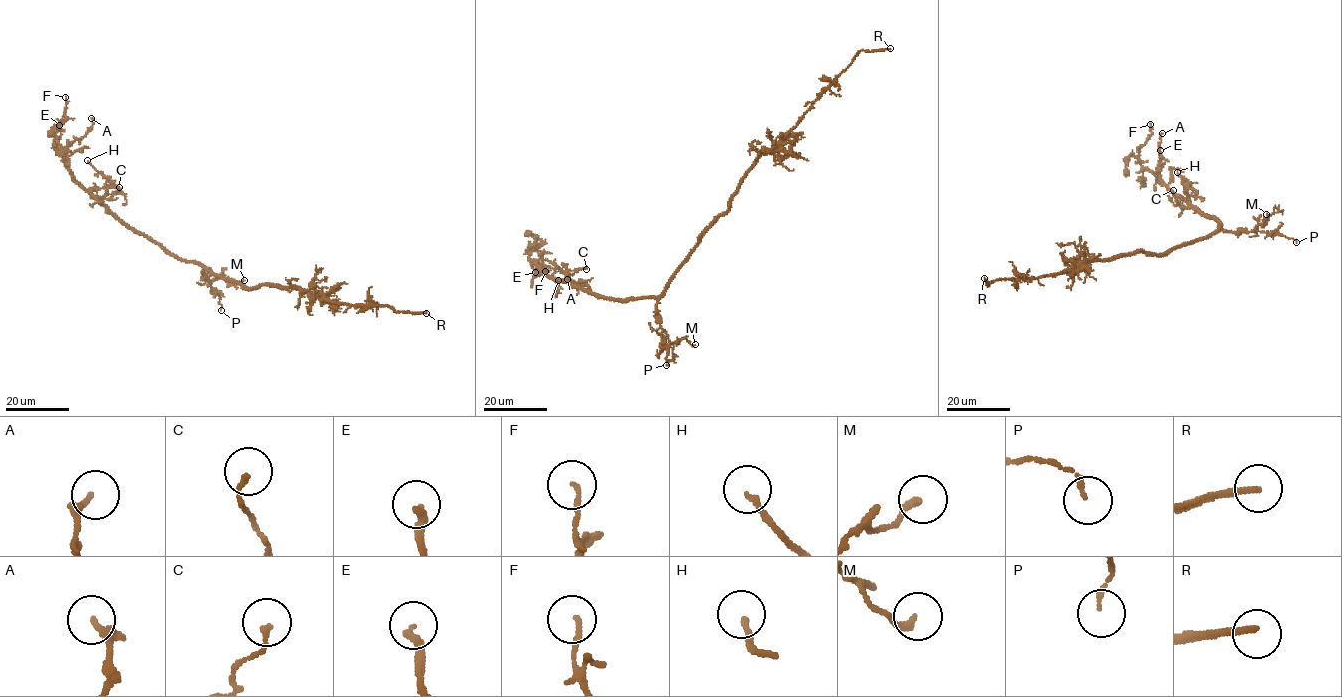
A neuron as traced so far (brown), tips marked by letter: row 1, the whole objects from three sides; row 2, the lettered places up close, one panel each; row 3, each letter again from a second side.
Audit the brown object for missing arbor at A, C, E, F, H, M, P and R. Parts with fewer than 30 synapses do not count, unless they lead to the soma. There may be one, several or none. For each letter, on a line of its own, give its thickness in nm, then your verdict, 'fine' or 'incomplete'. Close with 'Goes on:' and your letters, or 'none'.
A: 120 nm thick; fine
C: 150 nm thick; fine
E: 240 nm thick; fine
F: 130 nm thick; fine
H: 150 nm thick; fine
M: 220 nm thick; fine
P: 130 nm thick; fine
R: 200 nm thick; incomplete
Goes on: R

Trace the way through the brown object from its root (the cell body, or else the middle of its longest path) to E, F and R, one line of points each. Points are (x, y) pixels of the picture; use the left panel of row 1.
E: (227, 279), (200, 265), (167, 253), (146, 237), (120, 223), (84, 190), (74, 178), (60, 151), (59, 125)
F: (227, 279), (200, 265), (176, 258), (128, 228), (74, 178), (54, 142), (56, 125), (64, 119), (65, 97)
R: (227, 279), (250, 288), (267, 283), (281, 288), (294, 285), (313, 298), (426, 313)

